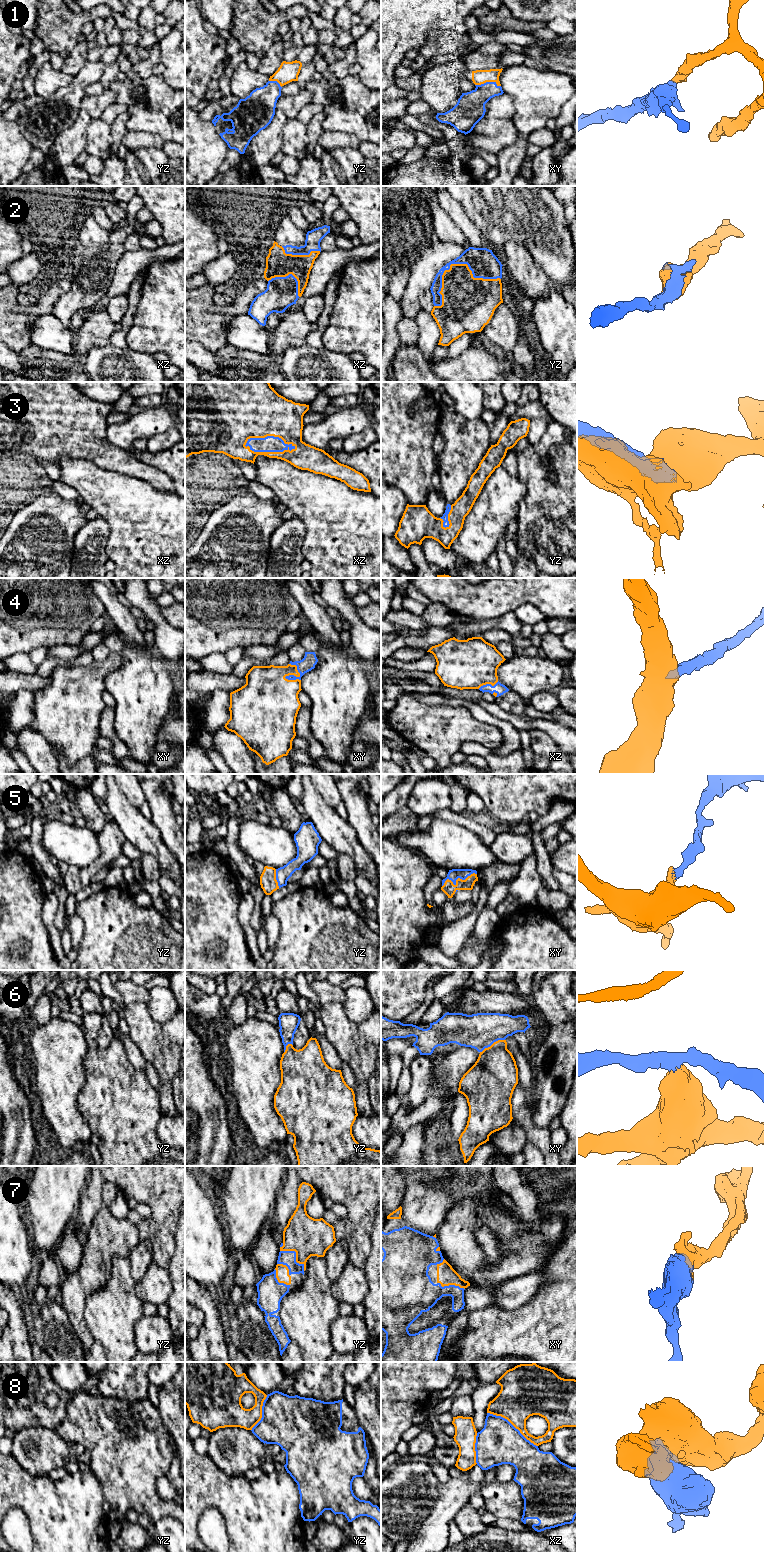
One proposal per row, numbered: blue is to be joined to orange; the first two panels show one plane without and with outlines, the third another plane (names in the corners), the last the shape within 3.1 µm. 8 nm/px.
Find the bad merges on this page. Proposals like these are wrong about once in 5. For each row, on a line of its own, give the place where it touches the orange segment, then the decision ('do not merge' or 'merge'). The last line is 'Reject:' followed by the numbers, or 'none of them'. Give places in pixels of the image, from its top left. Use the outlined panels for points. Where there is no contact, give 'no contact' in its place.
1: contact xy (488, 81); merge
2: contact yz (453, 264); merge
3: contact xz (270, 452); merge
4: contact xy (297, 670); merge
5: contact xy (457, 879); merge
6: contact xy (493, 1043); merge
7: contact yz (296, 1255); merge
8: contact xz (512, 1424); do not merge
Reject: 8

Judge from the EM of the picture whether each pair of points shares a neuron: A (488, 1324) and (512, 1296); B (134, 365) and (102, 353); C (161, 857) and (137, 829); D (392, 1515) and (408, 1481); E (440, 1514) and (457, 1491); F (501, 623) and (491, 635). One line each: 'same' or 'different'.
A: different
B: same
C: same
D: same
E: same
F: different

